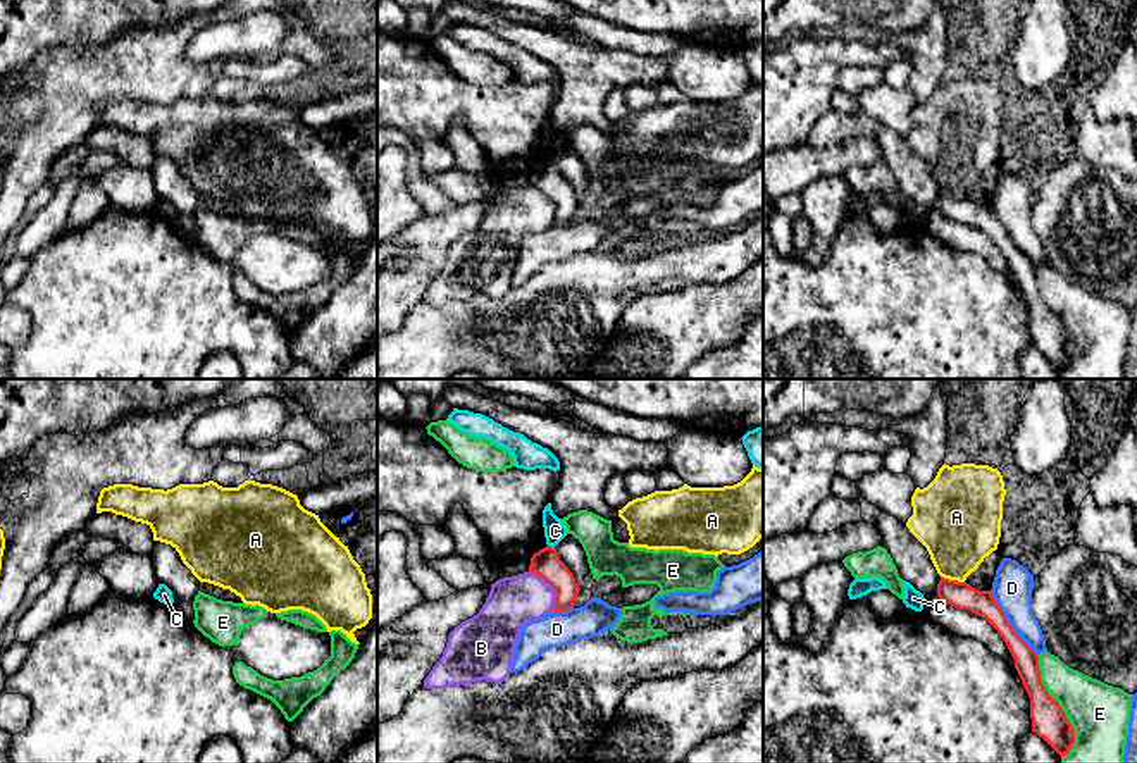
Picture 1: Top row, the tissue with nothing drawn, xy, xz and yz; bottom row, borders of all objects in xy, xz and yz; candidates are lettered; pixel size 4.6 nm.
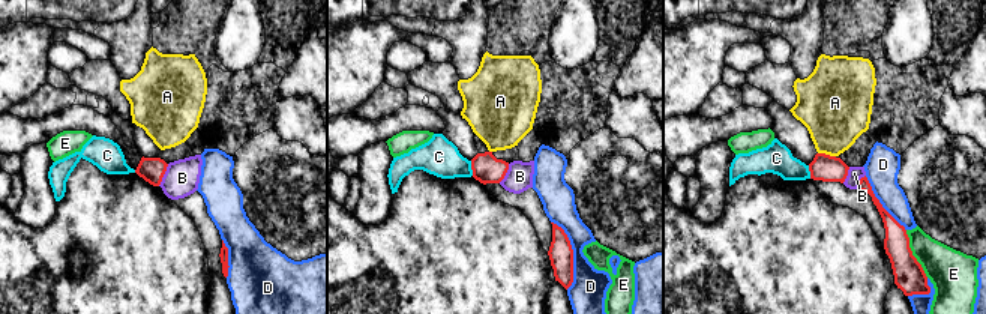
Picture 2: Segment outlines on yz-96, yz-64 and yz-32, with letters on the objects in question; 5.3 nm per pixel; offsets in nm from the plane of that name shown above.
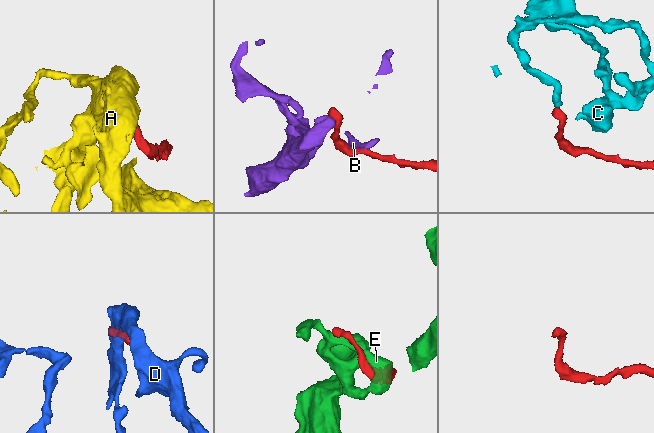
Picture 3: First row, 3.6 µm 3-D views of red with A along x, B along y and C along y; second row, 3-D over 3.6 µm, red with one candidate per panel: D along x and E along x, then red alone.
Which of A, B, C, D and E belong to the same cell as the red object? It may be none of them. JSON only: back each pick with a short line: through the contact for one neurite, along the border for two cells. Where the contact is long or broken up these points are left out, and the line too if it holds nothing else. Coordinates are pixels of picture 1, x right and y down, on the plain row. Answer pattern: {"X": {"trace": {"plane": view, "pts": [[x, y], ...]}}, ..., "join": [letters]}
{"join": []}

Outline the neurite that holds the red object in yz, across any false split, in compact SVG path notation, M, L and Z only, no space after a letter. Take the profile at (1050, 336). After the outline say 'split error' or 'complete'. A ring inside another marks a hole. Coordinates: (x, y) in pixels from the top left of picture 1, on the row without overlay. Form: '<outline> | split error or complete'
M941 191L937 210L946 219L985 233L997 245L1030 312L1032 346L1042 351L1059 370L1068 369L1075 357L1075 344L1059 317L1049 310L1041 295L1037 267L1013 245L992 207Z | complete

